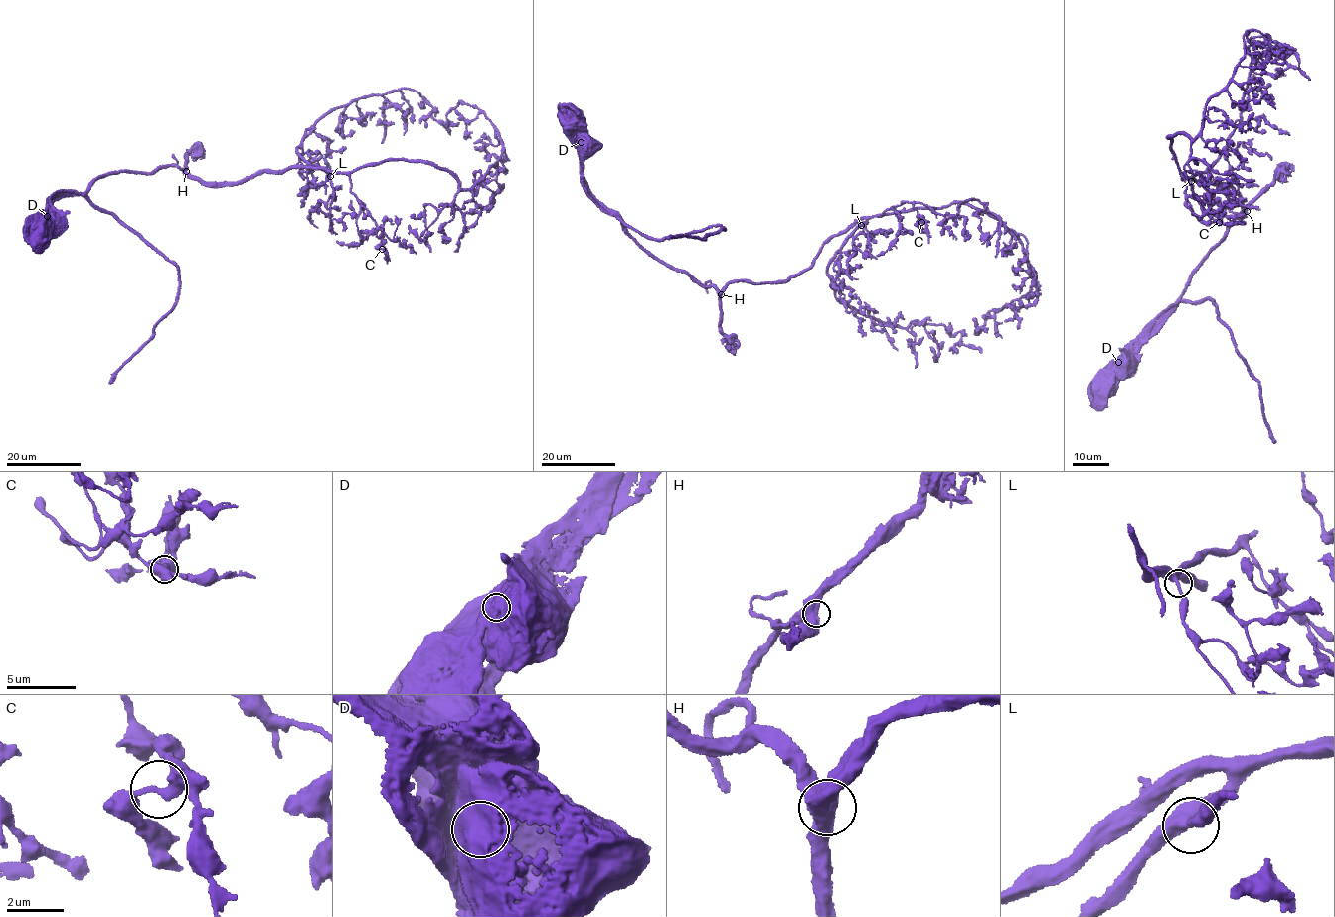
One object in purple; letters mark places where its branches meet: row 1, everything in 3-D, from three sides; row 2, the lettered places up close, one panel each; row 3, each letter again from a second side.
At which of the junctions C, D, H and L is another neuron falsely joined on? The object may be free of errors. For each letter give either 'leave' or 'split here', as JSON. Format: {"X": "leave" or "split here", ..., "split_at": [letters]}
{"C": "leave", "D": "split here", "H": "leave", "L": "leave", "split_at": ["D"]}

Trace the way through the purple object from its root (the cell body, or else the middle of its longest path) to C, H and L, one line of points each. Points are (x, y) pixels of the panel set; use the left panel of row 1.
C: (51, 223), (48, 204), (120, 172), (177, 166), (231, 183), (291, 166), (322, 168), (348, 176), (382, 249)
H: (51, 223), (47, 224), (48, 204), (82, 194), (98, 179), (126, 171), (151, 173), (170, 166), (186, 171)
L: (51, 223), (48, 204), (126, 171), (177, 166), (200, 181), (231, 183), (291, 166), (334, 171), (330, 176)

